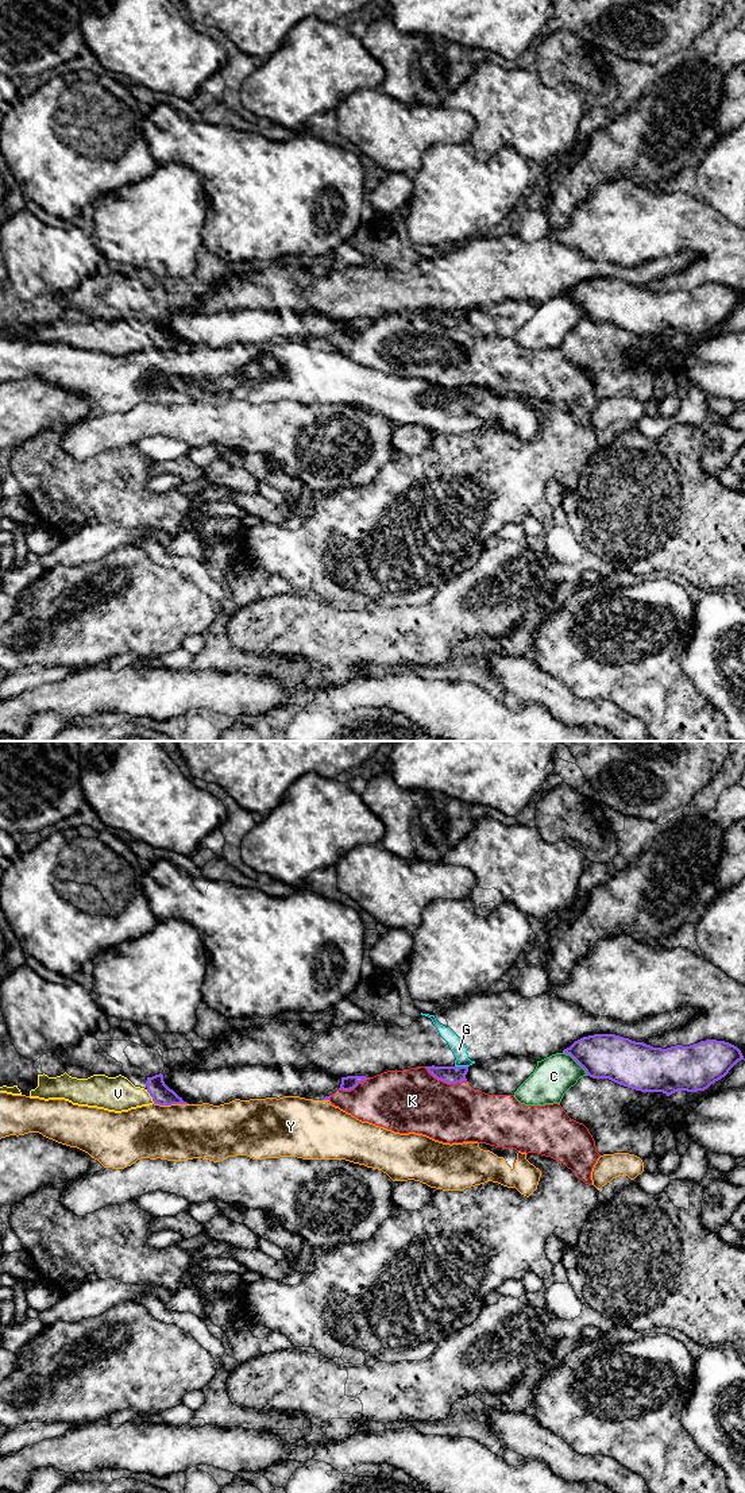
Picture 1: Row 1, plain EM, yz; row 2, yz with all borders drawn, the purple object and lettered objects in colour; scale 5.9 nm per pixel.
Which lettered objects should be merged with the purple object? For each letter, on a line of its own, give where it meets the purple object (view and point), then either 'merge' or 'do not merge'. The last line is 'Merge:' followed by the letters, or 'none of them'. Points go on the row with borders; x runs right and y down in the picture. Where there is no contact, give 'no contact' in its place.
C: meets purple in yz at (576, 1061); do not merge
G: meets purple in yz at (462, 1067); do not merge
K: meets purple in yz at (446, 1081); do not merge
V: meets purple in yz at (150, 1095); merge
Y: meets purple in yz at (170, 1104); do not merge
Merge: V

